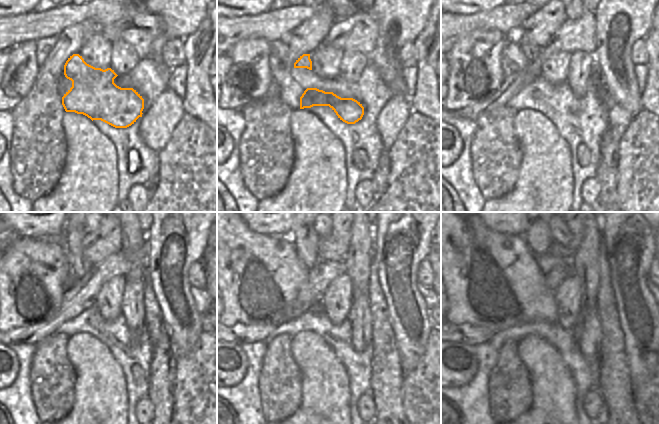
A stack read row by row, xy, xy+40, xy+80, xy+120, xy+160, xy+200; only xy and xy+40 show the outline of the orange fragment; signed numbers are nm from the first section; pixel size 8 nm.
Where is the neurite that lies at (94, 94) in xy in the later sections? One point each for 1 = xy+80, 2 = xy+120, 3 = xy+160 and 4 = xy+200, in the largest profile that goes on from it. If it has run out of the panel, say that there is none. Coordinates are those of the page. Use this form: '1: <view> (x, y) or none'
1: xy+80 (529, 51)
2: xy+120 (75, 232)
3: xy+160 (305, 239)
4: xy+200 (537, 236)

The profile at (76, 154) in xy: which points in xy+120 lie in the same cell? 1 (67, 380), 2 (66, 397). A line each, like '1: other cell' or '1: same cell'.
1: other cell
2: other cell

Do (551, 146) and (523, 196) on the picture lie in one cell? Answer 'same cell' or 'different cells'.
same cell

